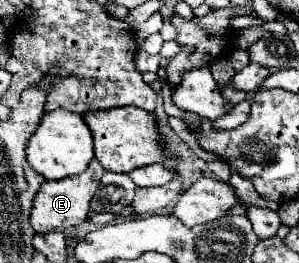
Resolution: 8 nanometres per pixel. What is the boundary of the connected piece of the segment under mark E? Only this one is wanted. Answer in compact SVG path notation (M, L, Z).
M93 157L89 167L81 175L67 177L61 181L45 181L41 185L41 191L33 199L33 211L31 211L33 229L37 233L45 233L45 231L53 231L53 229L65 231L67 227L73 227L73 225L85 221L89 217L89 203L99 187L103 173L105 173L103 165Z

